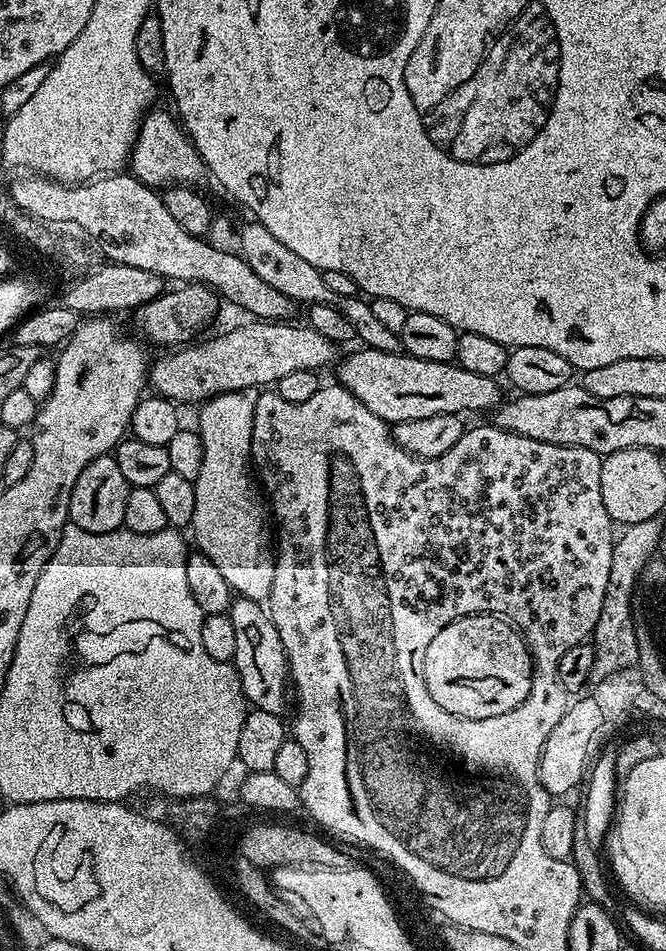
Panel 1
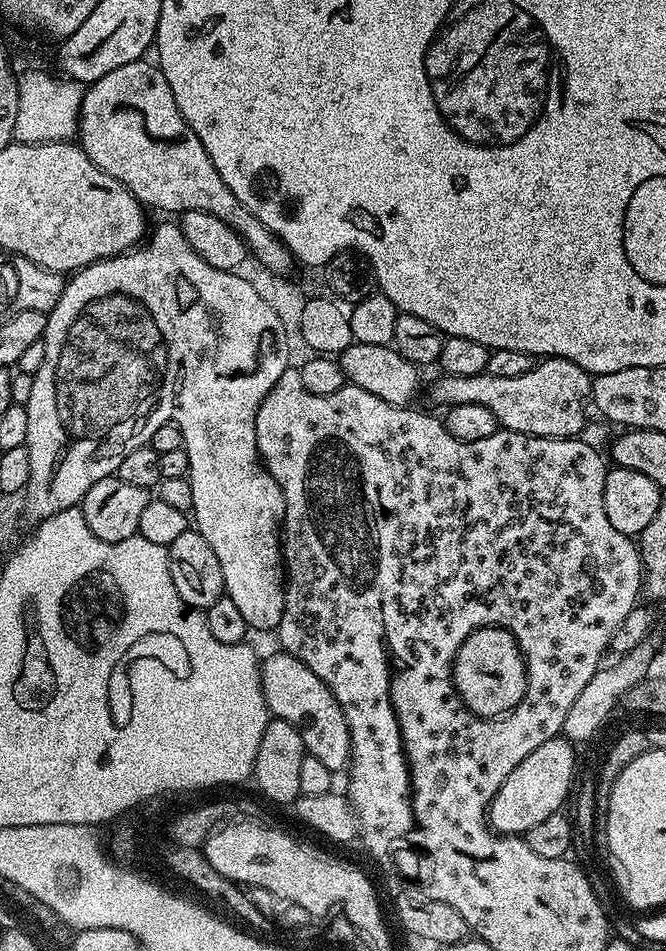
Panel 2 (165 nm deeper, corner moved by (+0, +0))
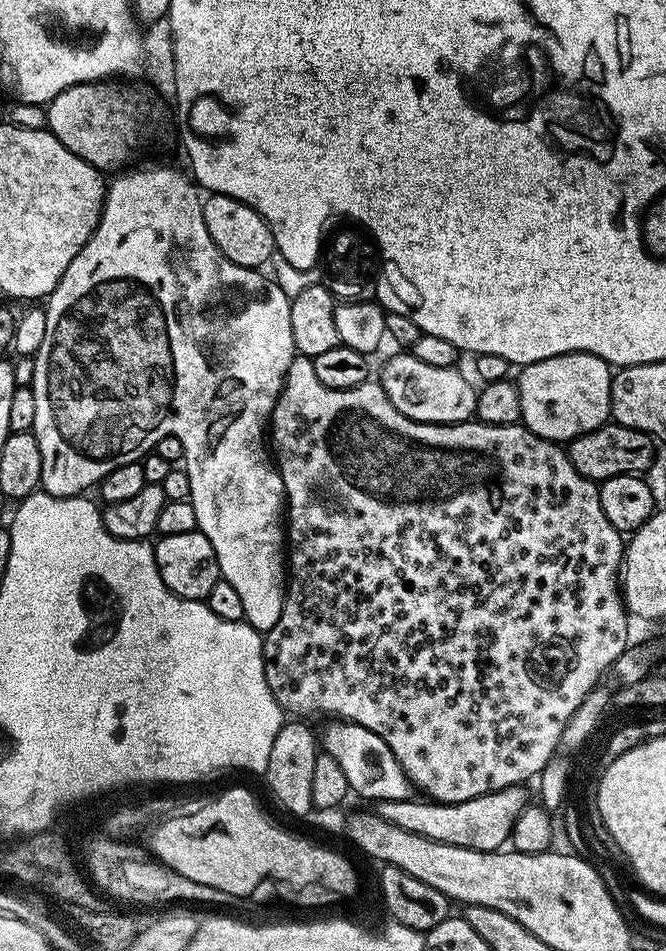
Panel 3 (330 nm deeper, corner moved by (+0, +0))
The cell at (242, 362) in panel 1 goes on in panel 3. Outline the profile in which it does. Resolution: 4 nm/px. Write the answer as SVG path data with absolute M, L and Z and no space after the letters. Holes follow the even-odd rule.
M400 350L397 356L385 362L378 382L382 390L386 390L386 398L390 398L397 410L414 422L463 424L475 417L477 389L472 388L473 381L468 381L460 371L459 367L429 366L426 362L418 362L418 358L407 351Z

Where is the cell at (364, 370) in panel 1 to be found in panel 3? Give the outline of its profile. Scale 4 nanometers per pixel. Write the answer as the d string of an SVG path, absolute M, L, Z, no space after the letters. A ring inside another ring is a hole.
M585 352L558 354L542 362L525 364L519 372L520 377L515 377L514 382L522 402L520 419L525 428L544 440L567 442L609 423L614 368L602 358Z

